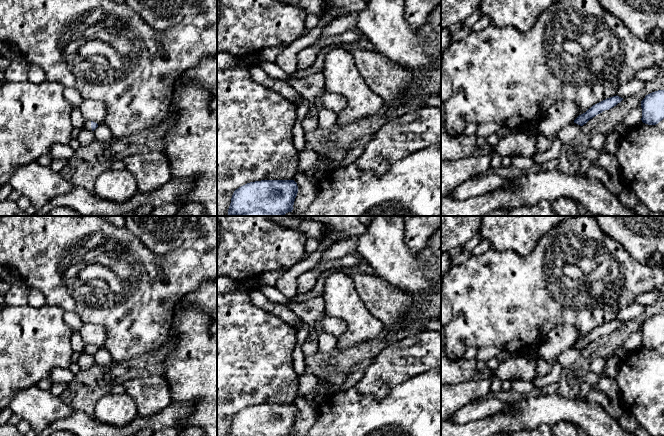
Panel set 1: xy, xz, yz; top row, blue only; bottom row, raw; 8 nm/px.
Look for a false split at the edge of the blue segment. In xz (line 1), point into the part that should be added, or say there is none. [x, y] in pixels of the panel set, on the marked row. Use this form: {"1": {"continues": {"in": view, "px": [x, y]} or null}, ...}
{"1": {"continues": null}}

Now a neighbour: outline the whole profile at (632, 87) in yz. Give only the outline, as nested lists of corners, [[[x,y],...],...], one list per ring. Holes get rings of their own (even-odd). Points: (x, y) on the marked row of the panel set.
[[[632,79],[624,84],[622,84],[618,91],[617,91],[617,96],[626,99],[629,97],[632,97],[636,94],[638,94],[644,87],[645,87],[646,83],[636,80],[636,79]]]

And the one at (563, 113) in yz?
[[[560,100],[552,105],[538,123],[541,135],[553,141],[561,129],[571,125],[578,117],[579,108],[573,101]]]

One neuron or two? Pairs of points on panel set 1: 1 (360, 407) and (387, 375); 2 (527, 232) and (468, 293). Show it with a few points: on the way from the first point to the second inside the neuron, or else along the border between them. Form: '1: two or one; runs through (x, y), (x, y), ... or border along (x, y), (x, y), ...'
1: two; border along (355, 387), (377, 398), (383, 398), (392, 389)
2: two; border along (491, 246), (522, 255), (533, 250)

